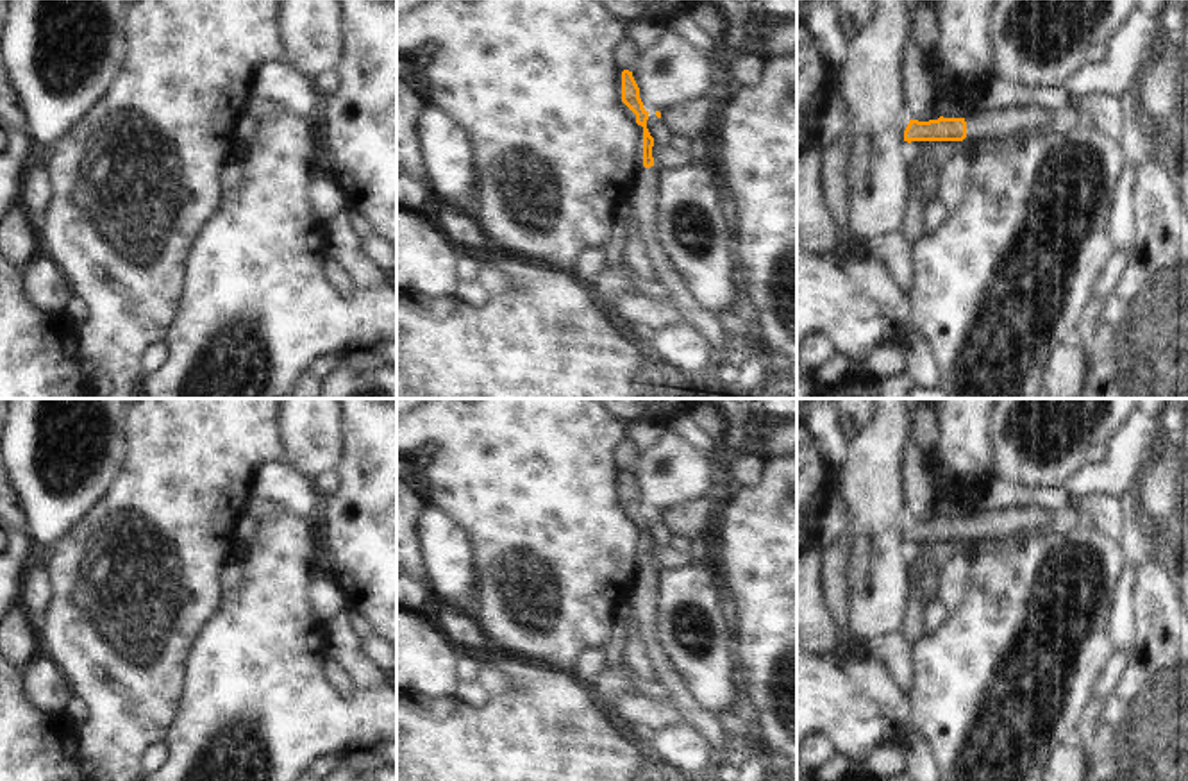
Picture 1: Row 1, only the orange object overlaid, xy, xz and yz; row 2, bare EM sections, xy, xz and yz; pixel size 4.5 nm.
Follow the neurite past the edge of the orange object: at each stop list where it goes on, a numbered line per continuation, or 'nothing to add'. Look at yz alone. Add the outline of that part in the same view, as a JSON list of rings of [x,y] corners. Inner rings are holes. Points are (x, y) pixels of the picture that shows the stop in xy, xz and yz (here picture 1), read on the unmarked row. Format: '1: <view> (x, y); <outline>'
1: yz (997, 524); [[[1034,504],[974,513],[965,518],[966,538],[963,542],[972,547],[983,540],[1006,540],[1020,531],[1047,527],[1052,518],[1054,511]]]

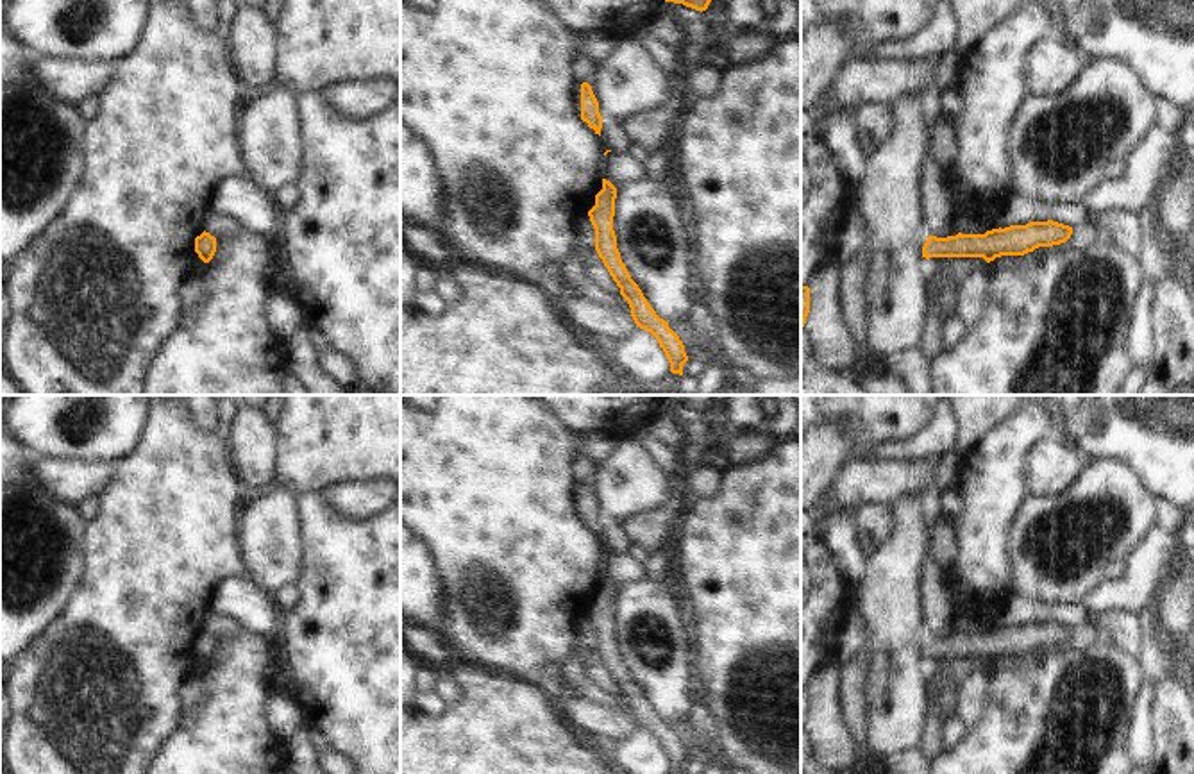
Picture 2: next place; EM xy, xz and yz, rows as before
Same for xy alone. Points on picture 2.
nothing to add

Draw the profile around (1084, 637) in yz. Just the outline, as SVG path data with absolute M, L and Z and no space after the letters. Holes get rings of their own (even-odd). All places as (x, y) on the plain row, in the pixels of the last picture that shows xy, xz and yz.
M1092 618L1090 622L1072 627L1072 635L1065 644L1053 645L1053 647L1038 647L1033 652L1047 652L1051 649L1085 651L1096 644L1097 629L1099 629L1097 618Z

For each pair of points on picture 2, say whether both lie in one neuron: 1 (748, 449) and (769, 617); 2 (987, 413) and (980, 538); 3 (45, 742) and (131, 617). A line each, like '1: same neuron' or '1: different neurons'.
1: different neurons
2: different neurons
3: same neuron

